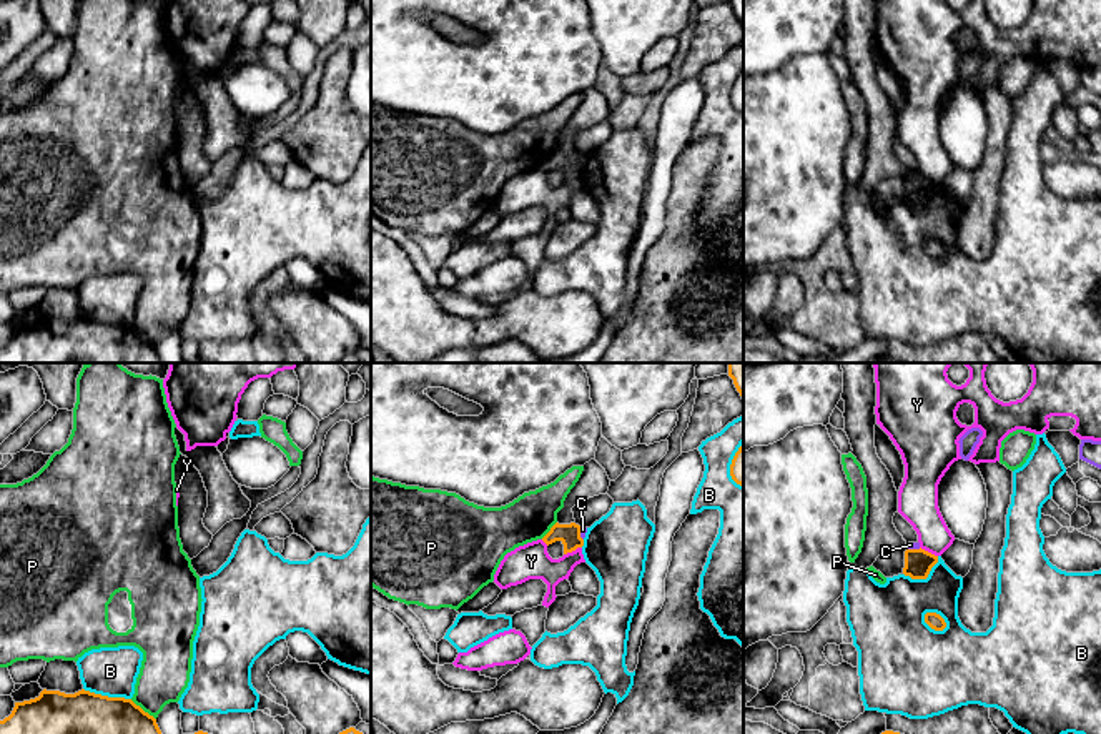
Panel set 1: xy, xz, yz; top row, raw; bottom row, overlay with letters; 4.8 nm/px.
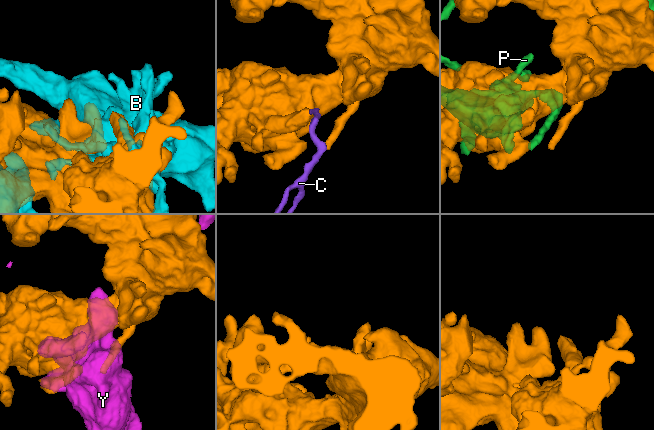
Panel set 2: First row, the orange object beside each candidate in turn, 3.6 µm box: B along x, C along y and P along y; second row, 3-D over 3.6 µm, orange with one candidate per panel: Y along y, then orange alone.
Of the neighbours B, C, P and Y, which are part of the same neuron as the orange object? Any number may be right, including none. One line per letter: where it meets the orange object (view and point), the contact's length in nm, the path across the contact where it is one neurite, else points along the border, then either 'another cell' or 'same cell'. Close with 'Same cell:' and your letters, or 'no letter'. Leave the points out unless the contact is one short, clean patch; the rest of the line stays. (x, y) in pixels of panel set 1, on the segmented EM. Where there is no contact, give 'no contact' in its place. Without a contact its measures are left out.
B: meets orange in yz at (937, 614); contact 130 nm long; another cell
C: meets orange in yz at (913, 550); contact 70 nm long; border along yz (920, 548), (907, 550); another cell
P: meets orange in xy at (142, 709); contact 160 nm long; another cell
Y: meets orange in xz at (572, 550); contact 100 nm long; another cell
Same cell: no letter

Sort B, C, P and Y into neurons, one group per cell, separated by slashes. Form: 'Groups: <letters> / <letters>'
Groups: B / C / P / Y

